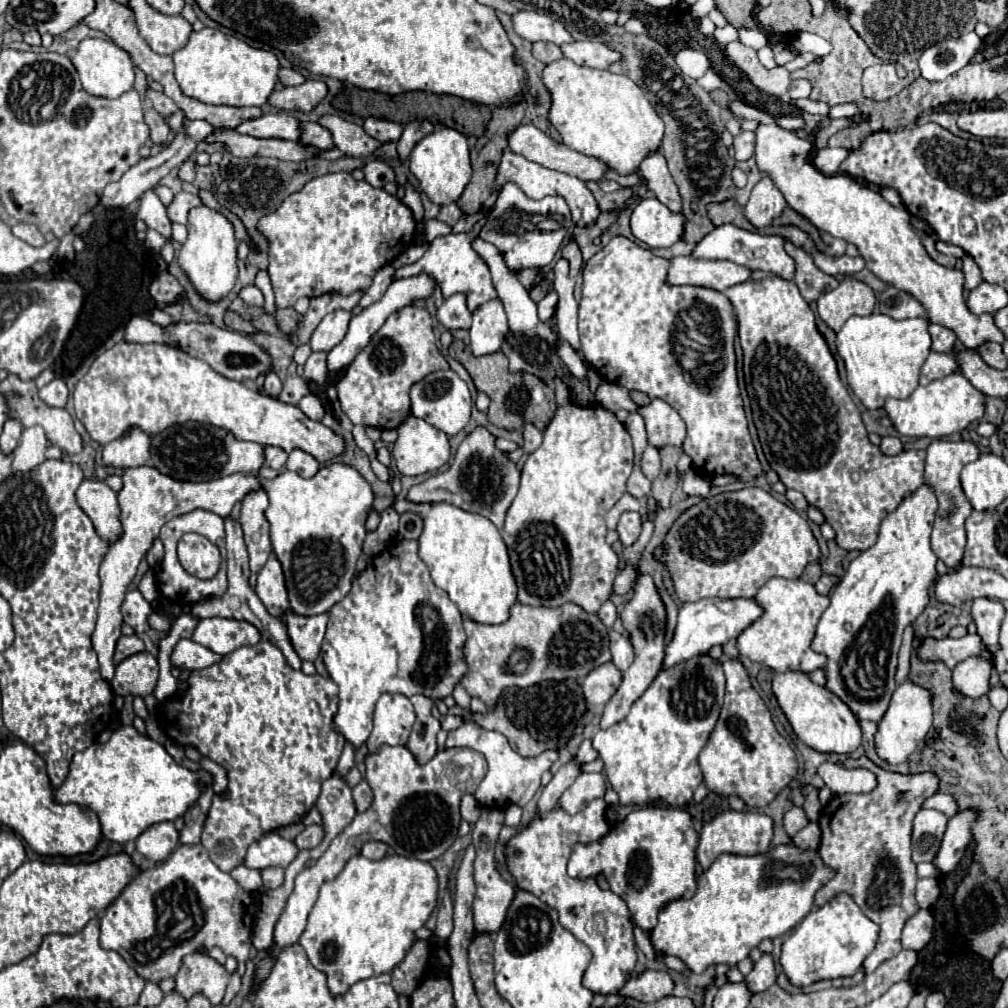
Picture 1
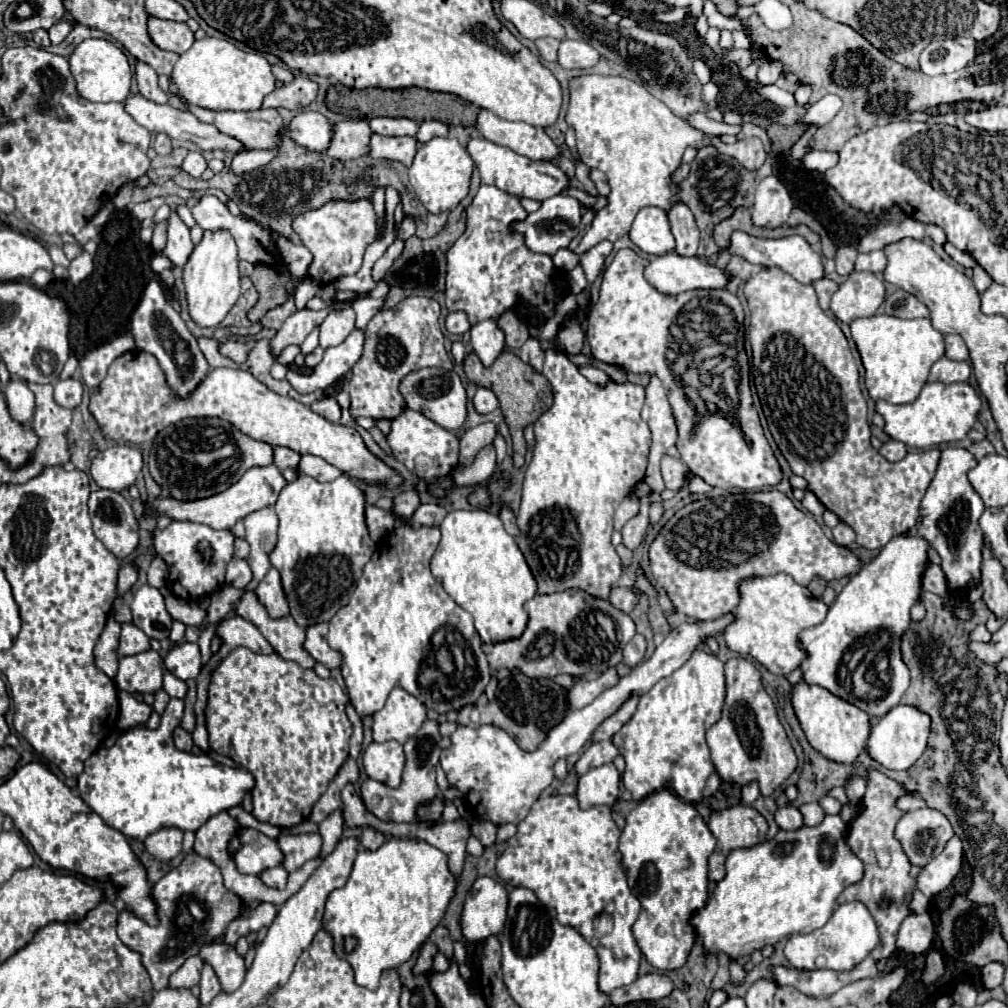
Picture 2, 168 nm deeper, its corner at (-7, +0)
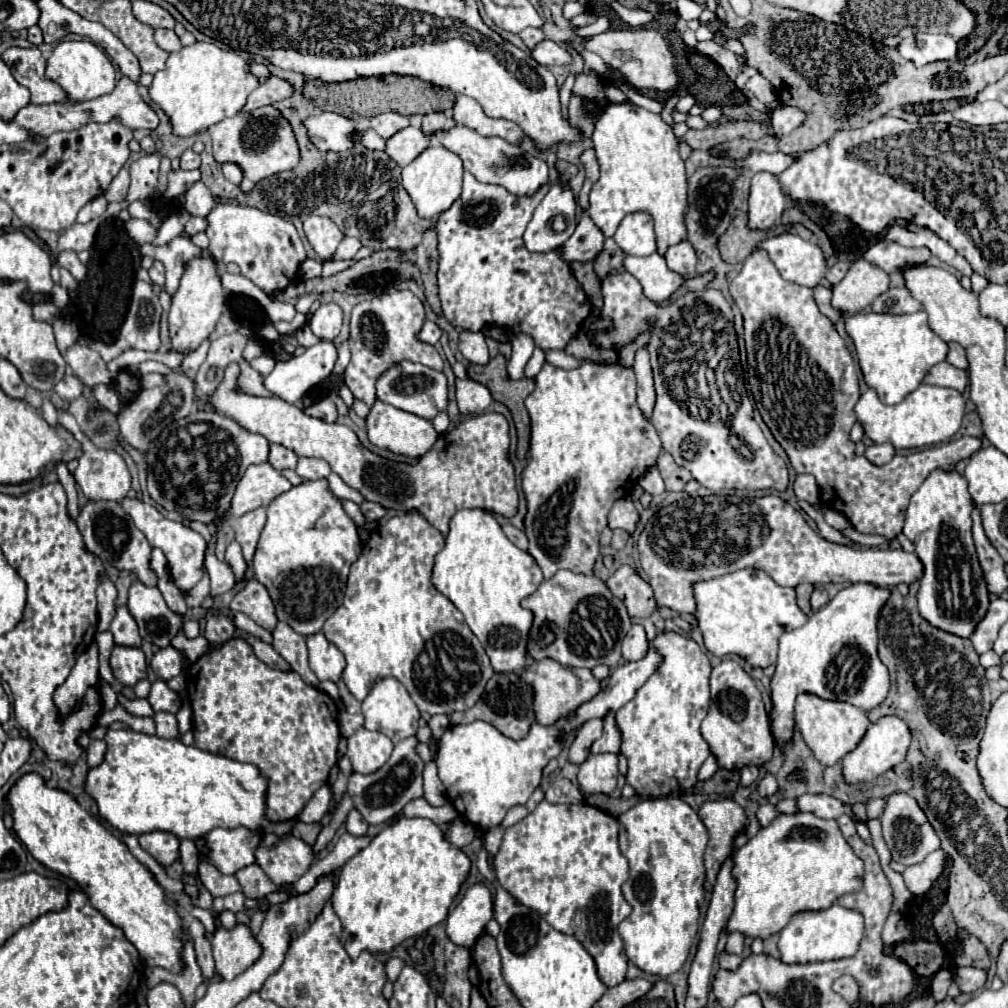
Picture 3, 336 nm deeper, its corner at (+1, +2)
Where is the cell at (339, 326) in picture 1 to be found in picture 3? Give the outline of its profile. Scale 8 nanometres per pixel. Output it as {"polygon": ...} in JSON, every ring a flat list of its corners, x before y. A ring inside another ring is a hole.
{"polygon":[[334,303,320,305,310,323,312,333,324,341,332,341,334,337,338,337,340,327,342,327,342,309]]}

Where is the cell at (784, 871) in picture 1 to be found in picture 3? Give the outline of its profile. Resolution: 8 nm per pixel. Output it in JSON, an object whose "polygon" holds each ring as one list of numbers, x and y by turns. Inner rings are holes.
{"polygon":[[812,813,776,817,768,827,762,827,756,837,748,839,746,845,738,847,732,859,738,891,734,891,734,911,726,923,728,935,738,931,744,937,768,939,780,933,796,913,828,909,840,895,854,893,862,885,862,861,854,855,854,851,842,837,838,823,820,819]]}

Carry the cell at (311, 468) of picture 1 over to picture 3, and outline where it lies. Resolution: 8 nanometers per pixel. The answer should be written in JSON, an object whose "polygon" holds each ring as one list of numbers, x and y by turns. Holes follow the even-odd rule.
{"polygon":[[300,457,298,461,298,467,296,467,296,473,302,477,302,479,322,479,322,477,328,477,332,473,330,465,324,461,324,459,316,459,316,457]]}

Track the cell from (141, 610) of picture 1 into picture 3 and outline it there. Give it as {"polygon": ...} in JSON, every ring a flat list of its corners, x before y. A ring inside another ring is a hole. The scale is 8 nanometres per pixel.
{"polygon":[[136,581,132,587,130,587,130,593,128,593,128,609,130,609,130,615,134,617,134,621,138,623,140,627,140,637,158,645,158,647,168,647,170,645,170,639,178,633,178,629,182,627,182,617,172,613,168,609,168,605,164,603,162,599,162,593,158,591,158,587,146,587,142,581]]}

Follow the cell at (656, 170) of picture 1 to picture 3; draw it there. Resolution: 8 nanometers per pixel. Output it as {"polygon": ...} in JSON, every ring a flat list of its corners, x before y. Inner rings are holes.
{"polygon":[[682,239,682,243,676,243,674,247,666,249,666,263,672,271,684,275,686,279,692,279,696,275,696,251,690,247,690,241]]}

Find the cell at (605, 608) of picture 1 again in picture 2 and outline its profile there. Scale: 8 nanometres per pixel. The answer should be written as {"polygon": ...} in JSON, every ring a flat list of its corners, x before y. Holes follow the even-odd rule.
{"polygon":[[614,585,612,591,610,591,612,605,622,609,624,613,630,613,638,605,638,599,640,599,640,593,636,593,632,587,618,587,618,585]]}

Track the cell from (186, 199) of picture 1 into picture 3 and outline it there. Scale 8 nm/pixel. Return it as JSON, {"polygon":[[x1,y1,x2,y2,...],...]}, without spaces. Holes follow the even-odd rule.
{"polygon":[[238,203,216,205,208,213,206,221,210,255,224,265,236,263,240,267,240,273,256,283,264,293,274,295,278,289,284,289,296,279,298,265,306,259,306,251,302,247,296,227,290,221]]}

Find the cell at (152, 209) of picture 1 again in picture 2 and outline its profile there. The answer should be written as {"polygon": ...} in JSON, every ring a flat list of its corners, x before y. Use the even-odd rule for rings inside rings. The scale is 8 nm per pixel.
{"polygon":[[172,211,170,219,168,219,168,243,160,251,160,255,170,259,172,267,180,267,182,269,192,251,194,251,194,243,190,239,190,229,182,223,178,213]]}

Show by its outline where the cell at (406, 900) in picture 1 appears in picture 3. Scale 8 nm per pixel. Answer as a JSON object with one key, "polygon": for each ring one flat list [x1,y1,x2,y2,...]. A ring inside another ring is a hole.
{"polygon":[[400,819,394,825,384,827,366,849,358,851,340,871,338,885,330,897,334,913,342,921,340,943,356,959,362,951,370,953,390,953,400,943,410,937,426,933,430,927,442,923,448,915,448,909,460,891,470,869,470,859,454,847,442,833,438,825,430,819]]}

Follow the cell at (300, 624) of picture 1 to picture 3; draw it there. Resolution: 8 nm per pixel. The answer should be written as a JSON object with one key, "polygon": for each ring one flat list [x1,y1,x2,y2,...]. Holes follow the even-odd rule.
{"polygon":[[314,633,306,637,306,645,308,645,308,655,310,655,310,667,316,673,316,677,320,681,330,679,330,681,338,681,340,673,346,665,344,655,336,649,336,645,332,645,324,633]]}

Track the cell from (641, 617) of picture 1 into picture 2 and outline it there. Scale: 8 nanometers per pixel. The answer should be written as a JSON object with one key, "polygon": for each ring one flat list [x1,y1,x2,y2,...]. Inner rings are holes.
{"polygon":[[630,697,614,715,610,715,602,725,596,727,594,735,592,735,592,741,598,743,598,741,608,741,612,739,612,735,616,731,620,731,620,727,632,717,632,713,636,711,636,705,638,705,638,697]]}

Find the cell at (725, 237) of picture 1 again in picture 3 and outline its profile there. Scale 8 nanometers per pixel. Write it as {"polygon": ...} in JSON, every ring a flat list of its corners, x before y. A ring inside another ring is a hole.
{"polygon":[[784,233,770,237,762,241,760,247,768,253,786,281,816,287,826,273,826,263,820,247,816,243,804,241,798,235]]}

